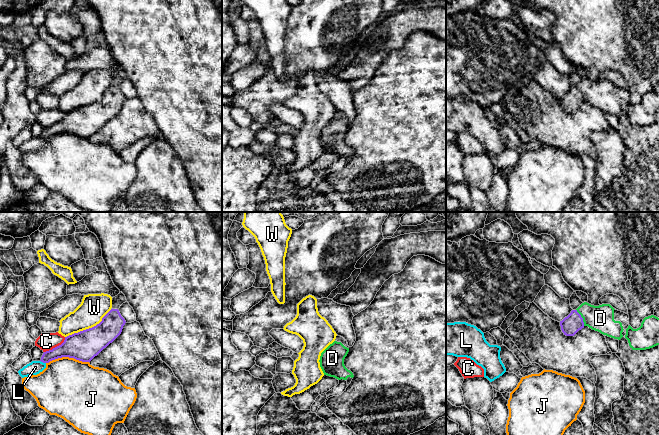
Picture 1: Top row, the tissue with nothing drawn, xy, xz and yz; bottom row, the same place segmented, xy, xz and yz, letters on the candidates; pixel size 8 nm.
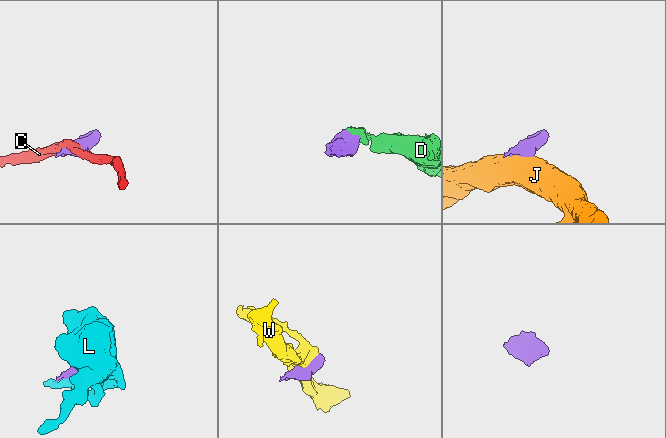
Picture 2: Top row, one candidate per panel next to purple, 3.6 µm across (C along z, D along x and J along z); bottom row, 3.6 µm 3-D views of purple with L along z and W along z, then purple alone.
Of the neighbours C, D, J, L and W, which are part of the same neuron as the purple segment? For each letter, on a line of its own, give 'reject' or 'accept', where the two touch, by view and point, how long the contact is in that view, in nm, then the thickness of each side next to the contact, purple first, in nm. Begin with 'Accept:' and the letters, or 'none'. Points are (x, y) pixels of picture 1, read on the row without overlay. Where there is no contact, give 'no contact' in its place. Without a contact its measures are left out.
Accept: D
C: reject | xy (55, 123) | 220 nm | 240/140 nm
D: accept | yz (581, 93) | 150 nm | 160/220 nm
J: reject | xy (67, 132) | 340 nm | 240/480 nm
L: reject | xy (43, 138) | 50 nm | 150/110 nm
W: reject | xy (89, 104) | 440 nm | 240/220 nm

